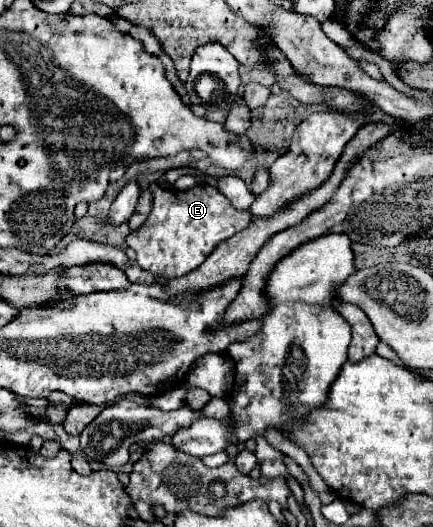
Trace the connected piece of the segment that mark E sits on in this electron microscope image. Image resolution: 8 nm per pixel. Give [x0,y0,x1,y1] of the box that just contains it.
[126,182,250,278]

